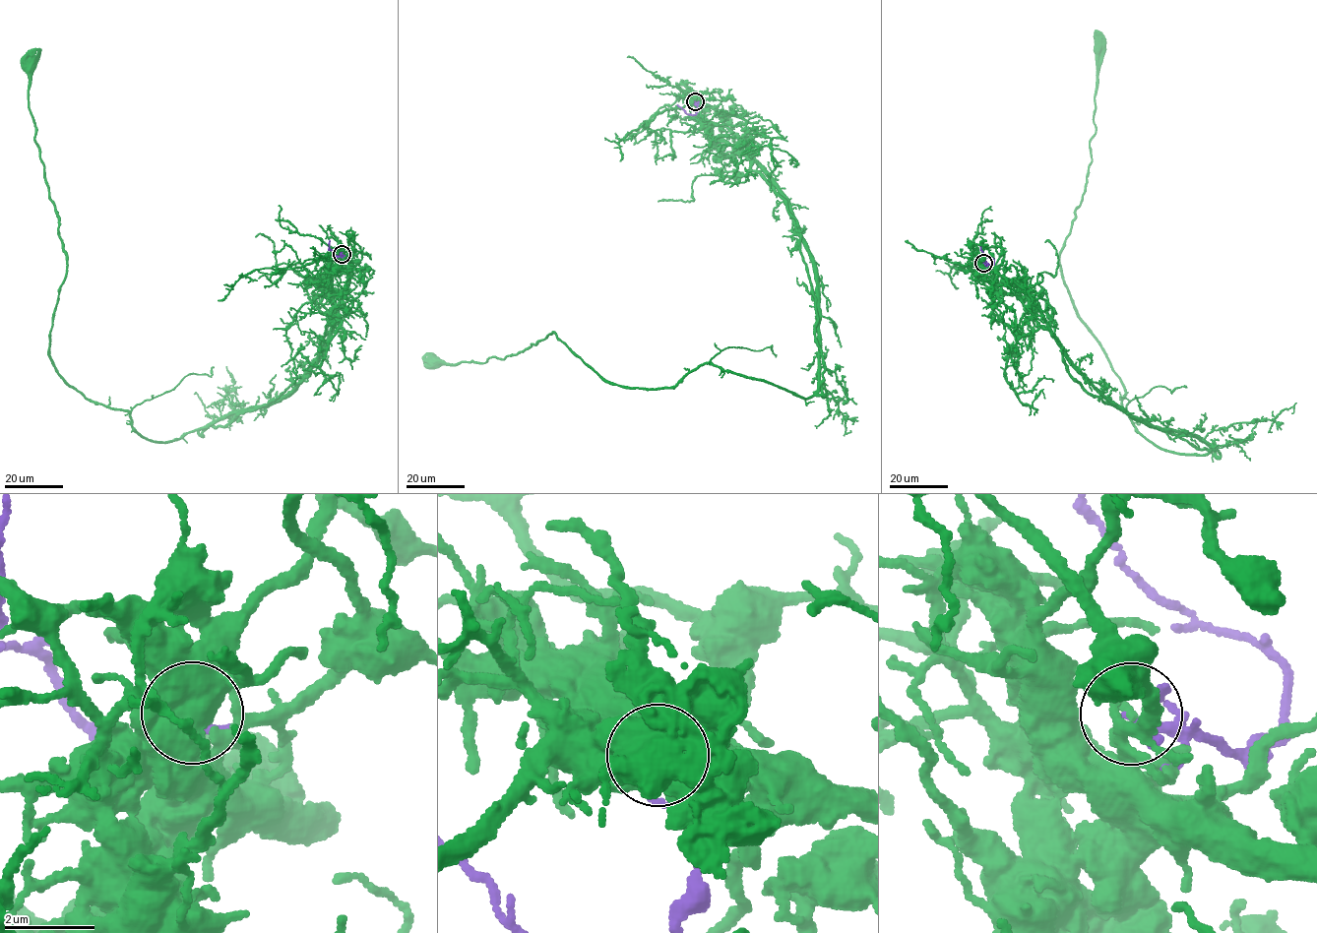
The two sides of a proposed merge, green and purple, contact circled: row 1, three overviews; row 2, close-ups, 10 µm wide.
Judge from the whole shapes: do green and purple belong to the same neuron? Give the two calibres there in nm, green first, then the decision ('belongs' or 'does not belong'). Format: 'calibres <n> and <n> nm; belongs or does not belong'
calibres 200 and 170 nm; does not belong

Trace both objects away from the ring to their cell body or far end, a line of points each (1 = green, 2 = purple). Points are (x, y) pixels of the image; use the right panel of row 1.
1: (983, 262), (1026, 292), (1106, 398), (1214, 451), (1145, 438), (1063, 279), (1100, 46)
2: (983, 263), (992, 265), (994, 262), (980, 247)

